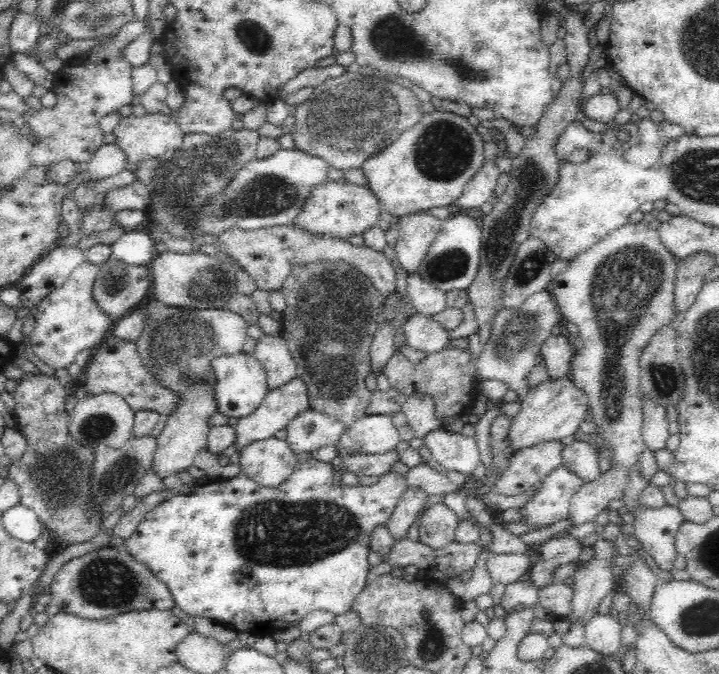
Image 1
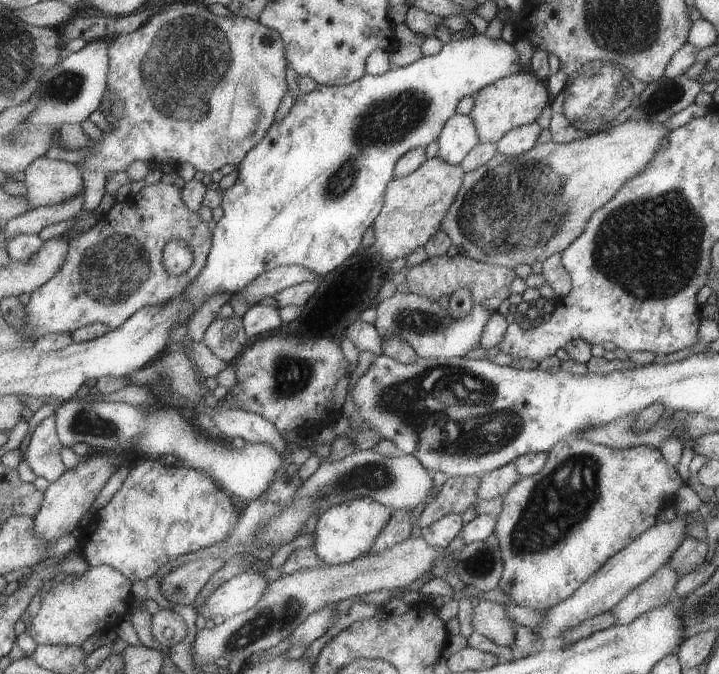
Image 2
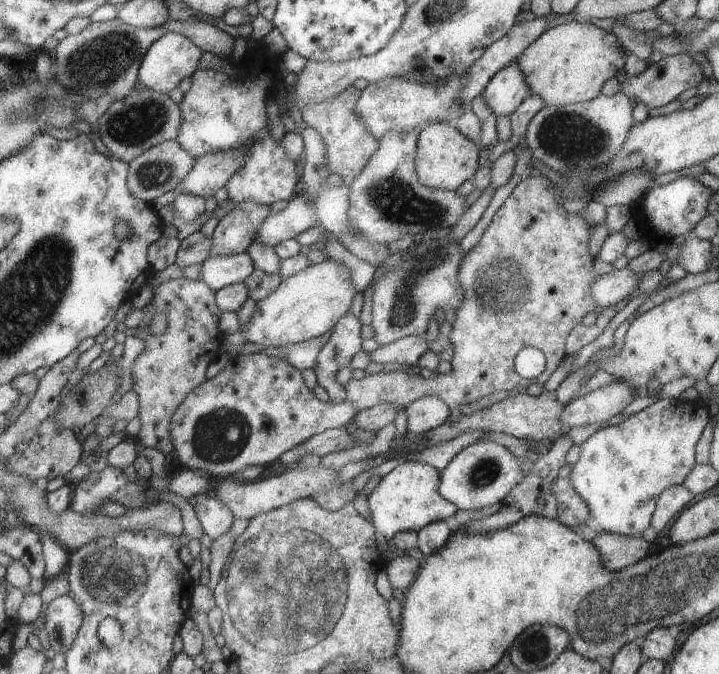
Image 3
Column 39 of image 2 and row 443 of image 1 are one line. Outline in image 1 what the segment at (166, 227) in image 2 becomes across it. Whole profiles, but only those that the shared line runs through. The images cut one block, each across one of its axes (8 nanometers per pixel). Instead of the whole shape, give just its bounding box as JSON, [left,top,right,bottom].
[285,408,346,453]

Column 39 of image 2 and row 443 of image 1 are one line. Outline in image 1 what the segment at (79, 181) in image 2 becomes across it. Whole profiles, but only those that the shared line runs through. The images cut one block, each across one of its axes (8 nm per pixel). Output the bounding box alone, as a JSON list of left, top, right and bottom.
[134,306,247,478]

